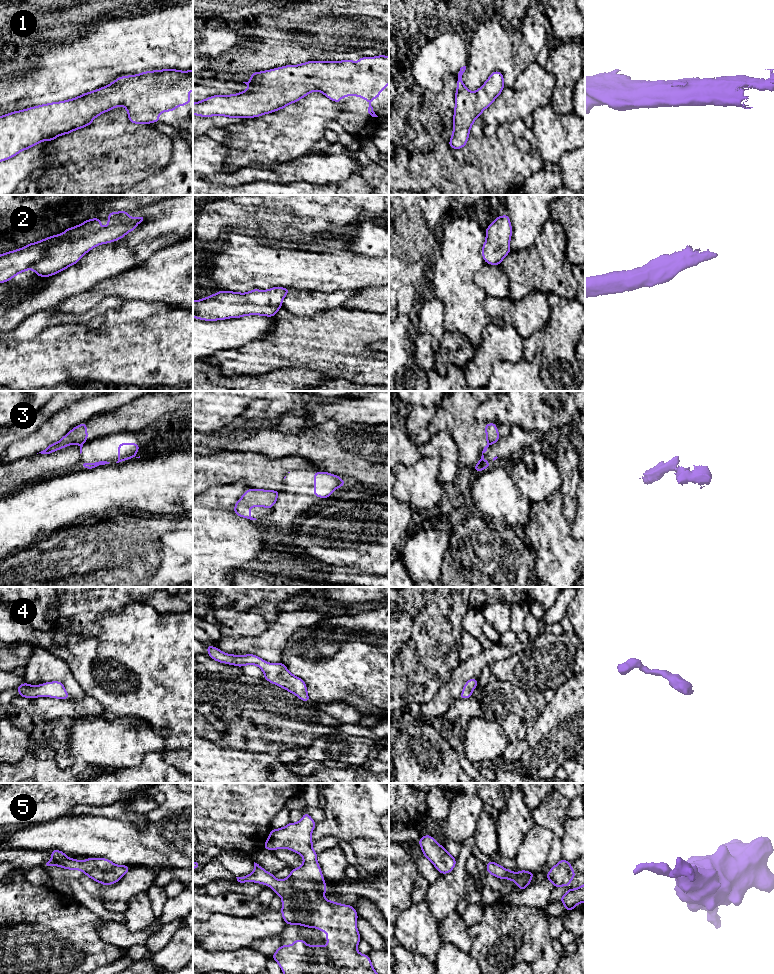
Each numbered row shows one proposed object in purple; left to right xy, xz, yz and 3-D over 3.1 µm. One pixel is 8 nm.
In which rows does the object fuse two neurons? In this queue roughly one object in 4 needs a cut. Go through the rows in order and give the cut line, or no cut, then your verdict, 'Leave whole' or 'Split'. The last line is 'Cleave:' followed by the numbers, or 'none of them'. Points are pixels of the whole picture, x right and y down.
1: No split. Leave whole
2: No split. Leave whole
3: Split along xy (82, 444), (80, 447). Split
4: No split. Leave whole
5: No split. Leave whole
Cleave: 3

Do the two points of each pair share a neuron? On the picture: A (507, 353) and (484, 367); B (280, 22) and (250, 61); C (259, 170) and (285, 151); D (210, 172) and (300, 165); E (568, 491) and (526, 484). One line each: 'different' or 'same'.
A: same
B: same
C: different
D: same
E: different

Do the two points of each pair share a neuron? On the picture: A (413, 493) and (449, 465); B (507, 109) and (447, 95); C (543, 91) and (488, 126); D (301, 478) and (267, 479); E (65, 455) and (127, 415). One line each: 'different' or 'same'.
A: same
B: different
C: same
D: different
E: same

